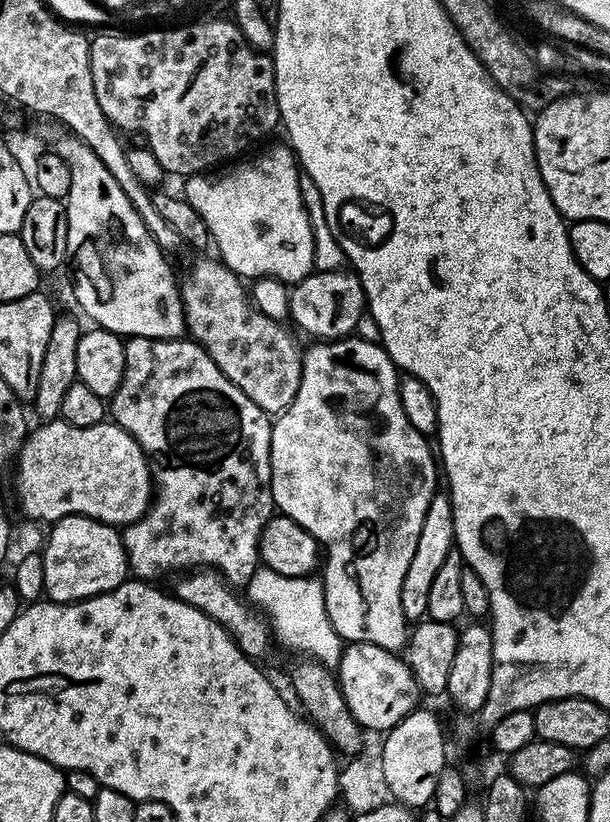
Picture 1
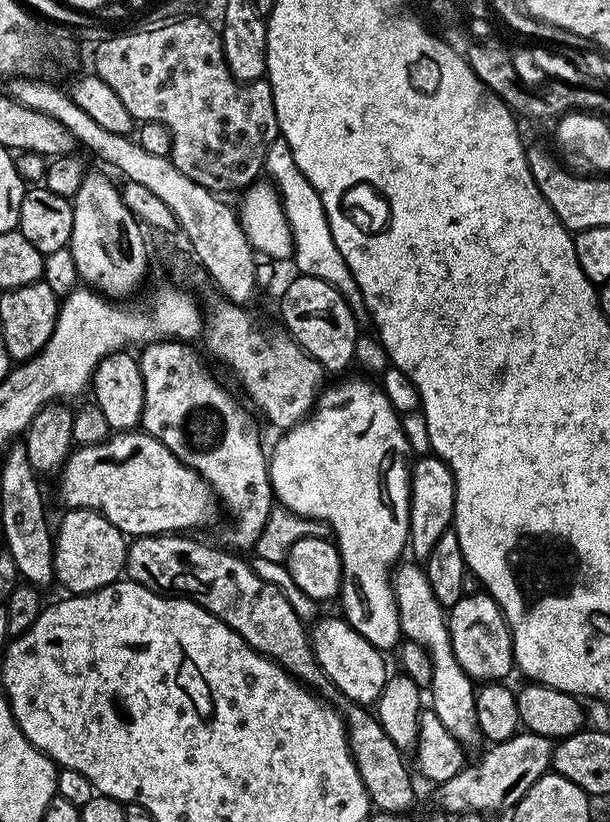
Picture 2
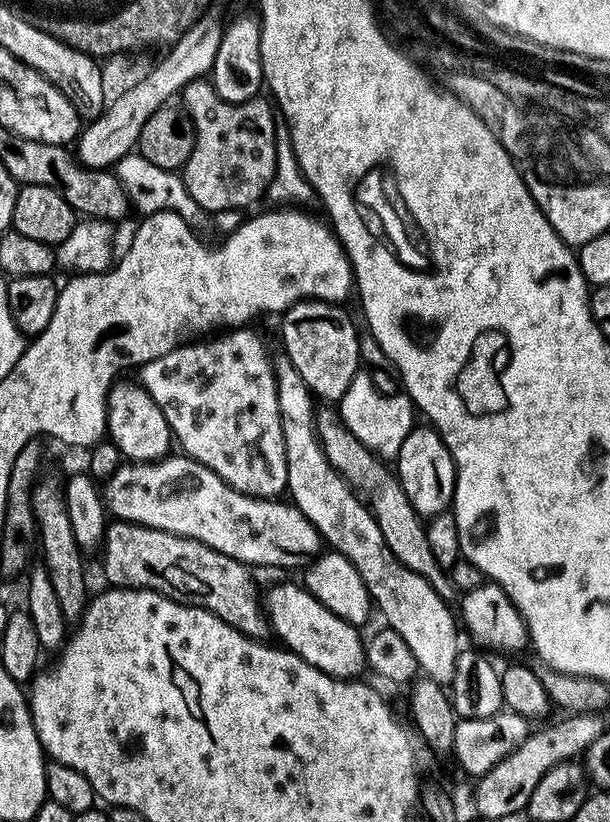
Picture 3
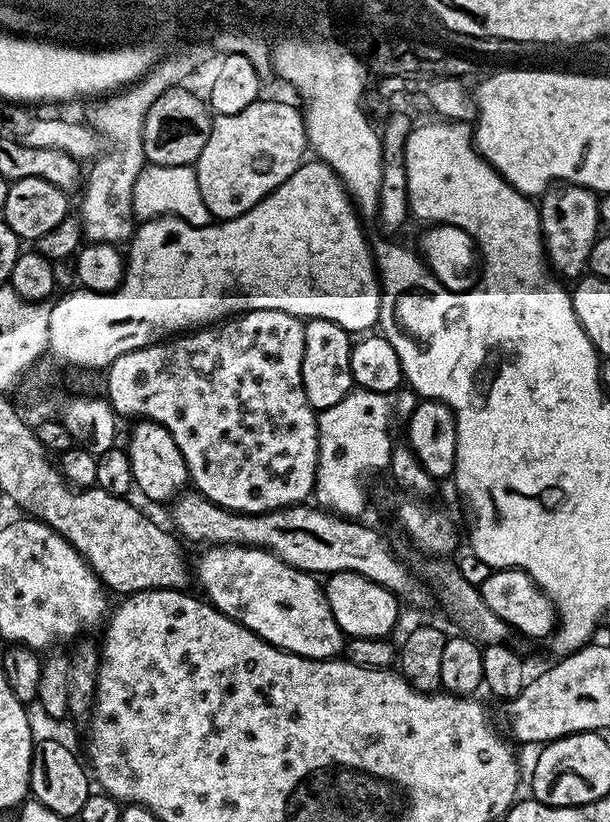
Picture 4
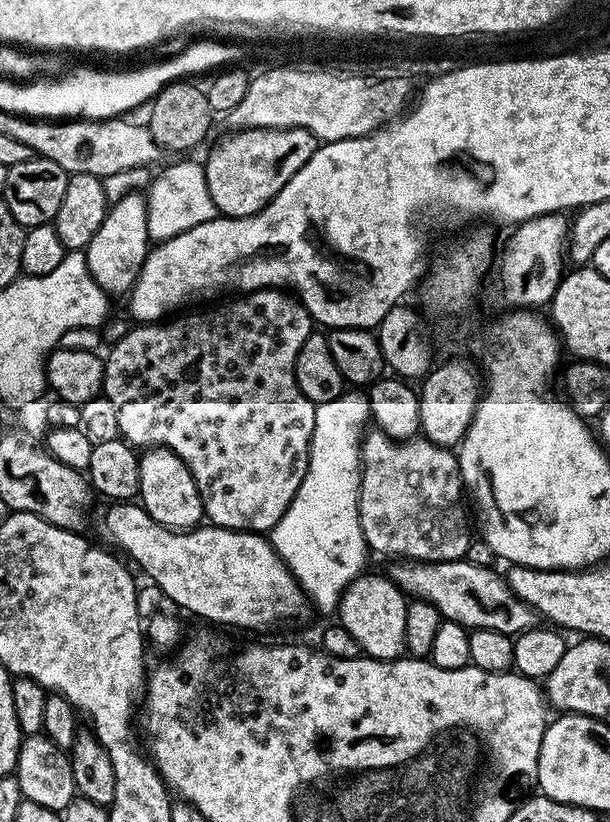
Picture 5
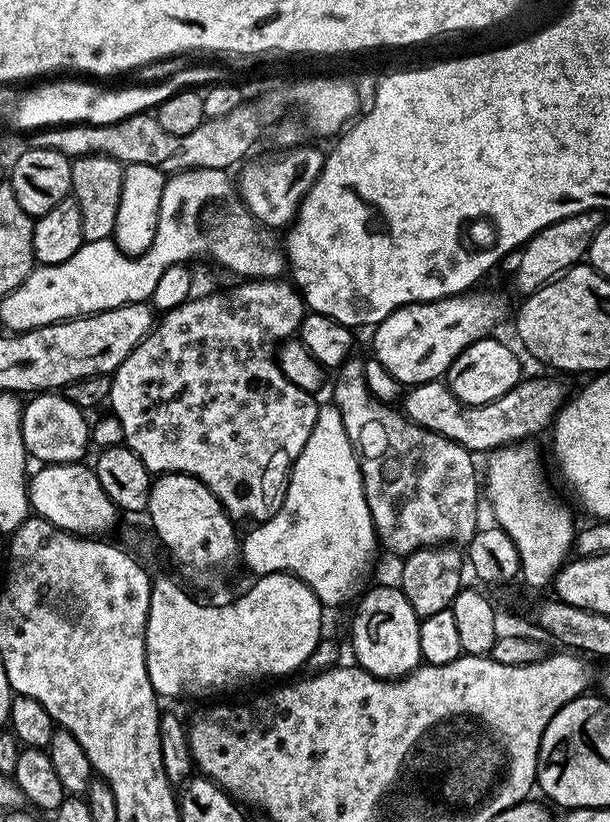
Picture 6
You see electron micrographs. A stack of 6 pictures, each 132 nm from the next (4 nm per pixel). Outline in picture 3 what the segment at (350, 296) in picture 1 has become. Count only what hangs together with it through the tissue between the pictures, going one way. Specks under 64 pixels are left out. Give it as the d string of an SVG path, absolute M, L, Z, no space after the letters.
M299 300L297 304L291 304L279 317L280 336L284 339L283 355L290 358L294 370L302 374L302 382L306 382L313 397L324 399L324 402L339 402L342 394L350 386L350 382L361 371L360 364L360 340L356 337L356 324L343 312L341 305L326 300Z

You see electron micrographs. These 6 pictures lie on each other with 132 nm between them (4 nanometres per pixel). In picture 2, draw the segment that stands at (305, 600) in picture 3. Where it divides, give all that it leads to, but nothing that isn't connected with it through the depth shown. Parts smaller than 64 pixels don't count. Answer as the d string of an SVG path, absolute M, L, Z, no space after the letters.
M343 618L315 621L316 629L311 629L312 649L322 666L322 670L332 679L341 696L353 704L372 706L383 694L384 684L390 677L390 670L384 665L381 649L376 648L362 634L358 634Z

